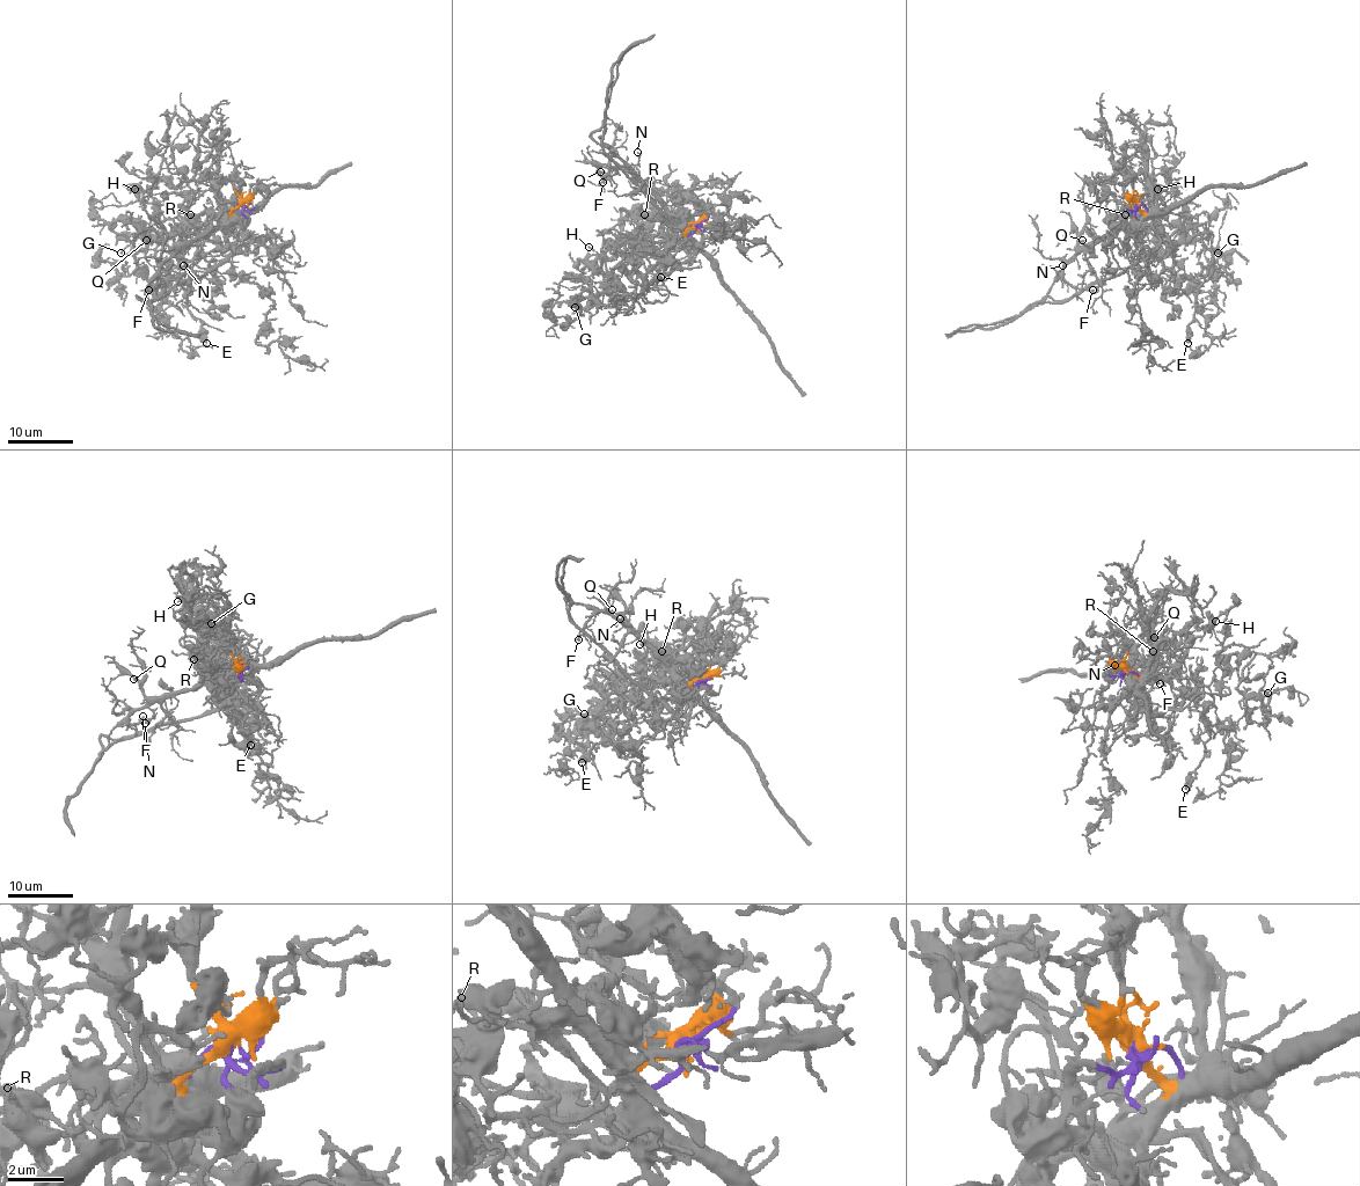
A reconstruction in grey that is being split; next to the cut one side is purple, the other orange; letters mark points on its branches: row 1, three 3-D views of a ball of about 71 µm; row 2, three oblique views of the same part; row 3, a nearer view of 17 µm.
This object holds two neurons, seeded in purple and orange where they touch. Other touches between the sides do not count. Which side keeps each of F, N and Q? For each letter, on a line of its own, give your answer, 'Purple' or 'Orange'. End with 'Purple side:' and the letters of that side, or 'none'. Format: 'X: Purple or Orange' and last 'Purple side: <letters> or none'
F: Orange
N: Orange
Q: Orange
Purple side: none

